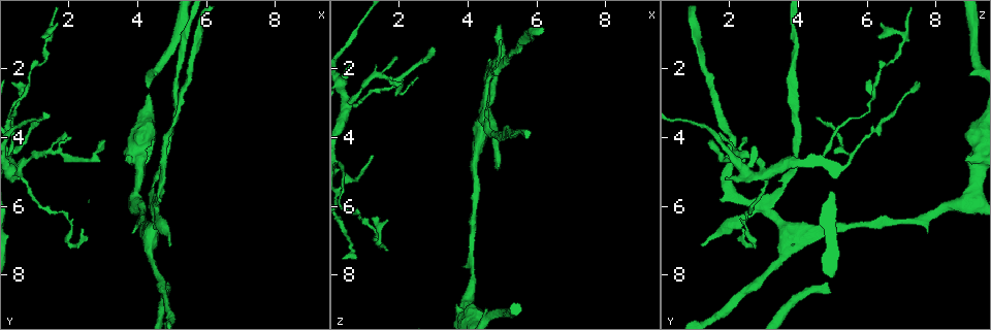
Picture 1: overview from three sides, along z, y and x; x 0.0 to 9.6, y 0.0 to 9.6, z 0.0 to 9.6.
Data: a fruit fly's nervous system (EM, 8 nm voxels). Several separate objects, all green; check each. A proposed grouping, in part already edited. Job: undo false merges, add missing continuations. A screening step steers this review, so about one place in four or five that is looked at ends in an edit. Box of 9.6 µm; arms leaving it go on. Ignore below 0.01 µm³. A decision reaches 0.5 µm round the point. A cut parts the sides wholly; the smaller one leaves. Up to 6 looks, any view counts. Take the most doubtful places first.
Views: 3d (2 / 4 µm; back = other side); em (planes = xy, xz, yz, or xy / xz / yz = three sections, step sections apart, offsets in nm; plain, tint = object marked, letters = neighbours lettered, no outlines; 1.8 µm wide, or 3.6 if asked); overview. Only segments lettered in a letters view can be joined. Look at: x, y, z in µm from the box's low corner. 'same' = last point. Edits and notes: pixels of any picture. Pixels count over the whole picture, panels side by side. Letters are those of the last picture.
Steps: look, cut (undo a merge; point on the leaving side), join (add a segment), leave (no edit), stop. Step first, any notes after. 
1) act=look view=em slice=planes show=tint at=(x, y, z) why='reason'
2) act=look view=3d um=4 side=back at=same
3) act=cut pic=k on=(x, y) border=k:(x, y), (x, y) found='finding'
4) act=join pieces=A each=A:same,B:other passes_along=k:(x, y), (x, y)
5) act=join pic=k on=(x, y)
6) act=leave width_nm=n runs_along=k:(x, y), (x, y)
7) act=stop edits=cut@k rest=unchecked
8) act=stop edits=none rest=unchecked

act=look view=3d um=2 at=(4.80, 8.30, 4.90) why='free end'

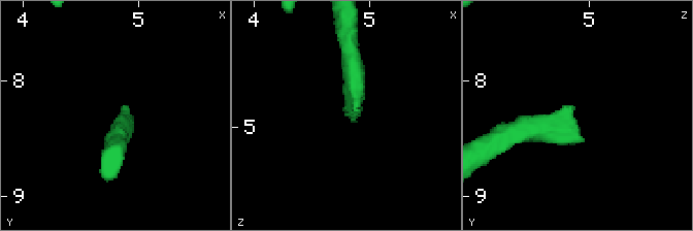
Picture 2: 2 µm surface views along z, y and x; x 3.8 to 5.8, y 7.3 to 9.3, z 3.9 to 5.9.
act=look view=em slice=xy step=16 show=tint at=(4.88, 8.22, 4.86) why='now the EM'

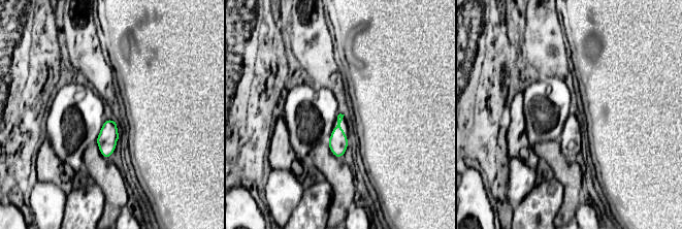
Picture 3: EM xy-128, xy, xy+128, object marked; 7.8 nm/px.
act=look view=em slice=yz step=4 show=letters at=same why='cut it another way'

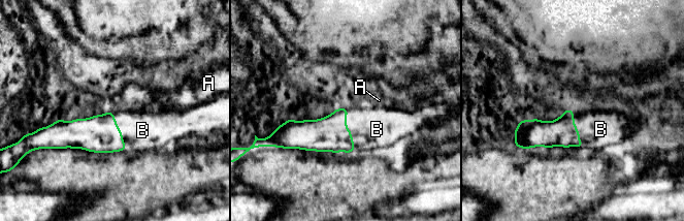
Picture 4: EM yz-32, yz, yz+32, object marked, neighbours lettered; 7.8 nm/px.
act=join pieces=B each=A:other,B:same passes_along=4:(330, 133), (350, 131), (377, 129) found='it goes on there'

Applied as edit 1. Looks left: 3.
act=look view=overview why='see it whole again'

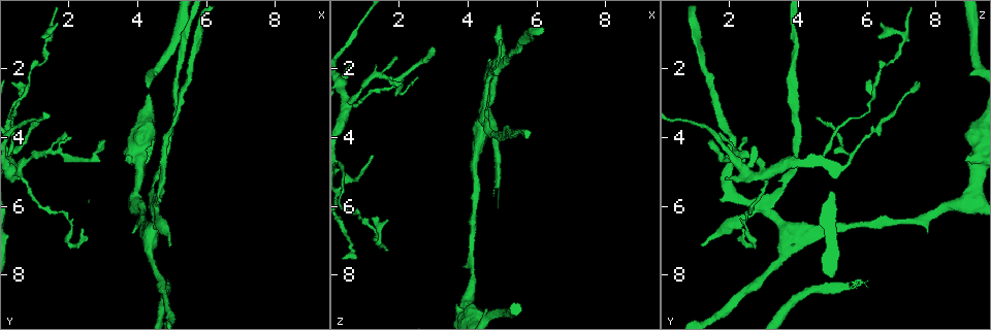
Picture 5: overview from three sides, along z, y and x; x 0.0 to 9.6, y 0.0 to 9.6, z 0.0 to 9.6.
act=look view=3d um=2 at=(1.70, 0.65, 6.40) why='branch stops here'

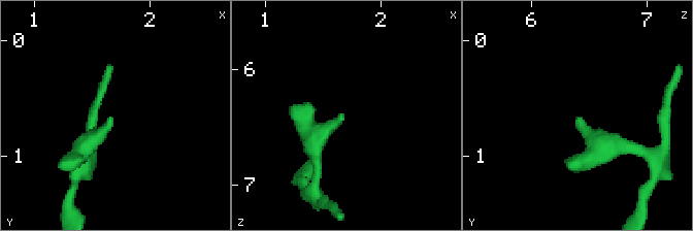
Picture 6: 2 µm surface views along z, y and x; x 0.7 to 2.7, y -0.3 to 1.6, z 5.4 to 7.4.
act=look view=em um=3.6 slice=planes show=letters at=(1.64, 0.64, 6.42) why='now the EM'

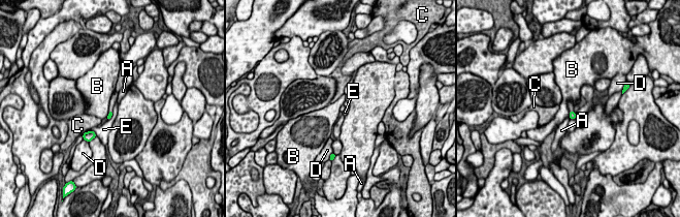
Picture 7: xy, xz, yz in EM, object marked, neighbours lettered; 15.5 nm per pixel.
act=leave each=A:other,B:other,C:other,D:other,E:other found='no lettered segment goes on from it'

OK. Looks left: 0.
act=stop edits=join@4 rest=unchecked

